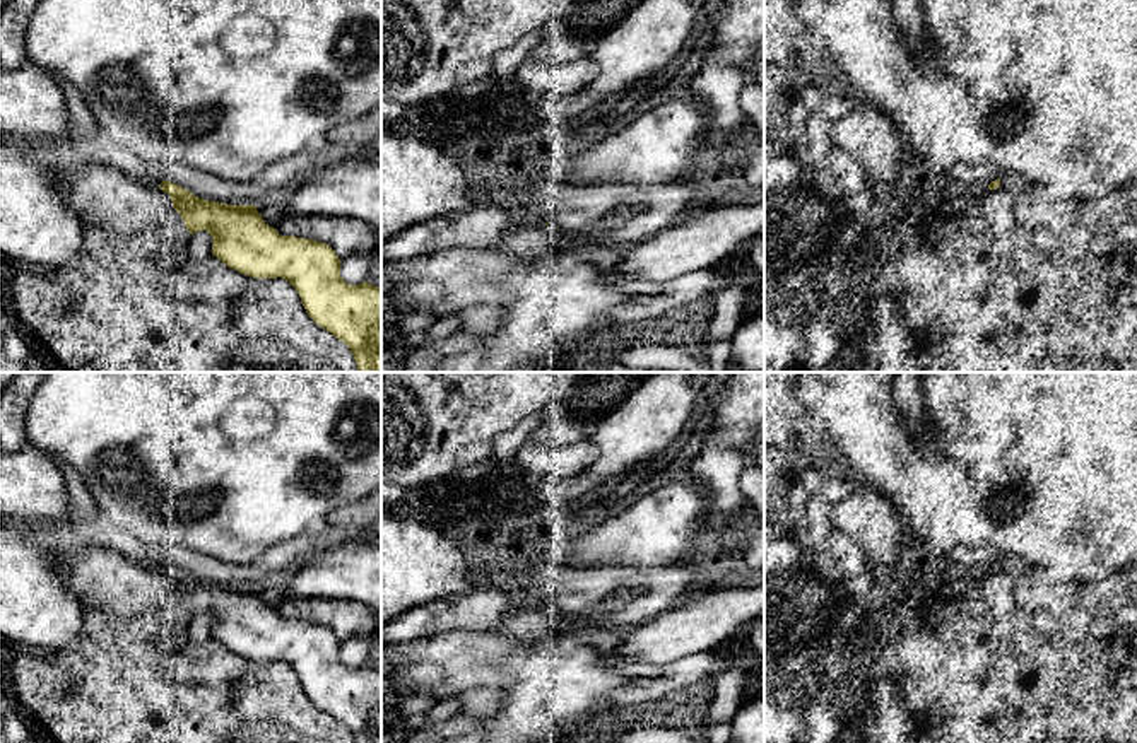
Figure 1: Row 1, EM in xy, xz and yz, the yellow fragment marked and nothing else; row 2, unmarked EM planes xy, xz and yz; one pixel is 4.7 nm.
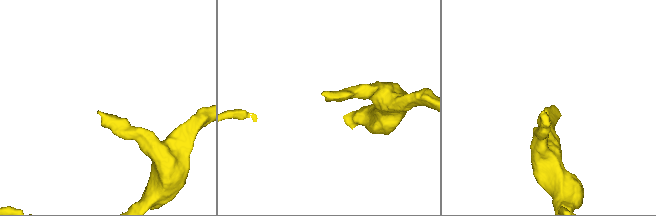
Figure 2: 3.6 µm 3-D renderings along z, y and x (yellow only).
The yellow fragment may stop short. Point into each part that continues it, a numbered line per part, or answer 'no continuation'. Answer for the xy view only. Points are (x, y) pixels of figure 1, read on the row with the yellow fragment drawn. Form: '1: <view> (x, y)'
1: xy (101, 197)

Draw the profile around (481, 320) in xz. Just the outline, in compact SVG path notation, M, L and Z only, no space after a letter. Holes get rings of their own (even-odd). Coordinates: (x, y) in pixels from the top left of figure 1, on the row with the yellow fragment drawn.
M477 304L457 313L460 331L486 336L503 325L504 309L499 304Z

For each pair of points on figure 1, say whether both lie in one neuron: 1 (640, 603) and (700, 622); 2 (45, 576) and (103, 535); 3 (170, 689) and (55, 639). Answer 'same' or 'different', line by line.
1: different
2: same
3: different

